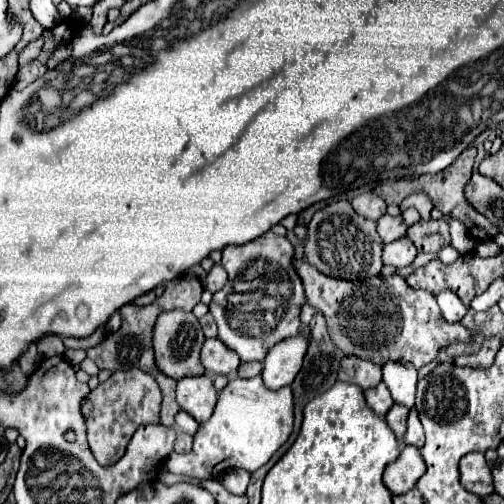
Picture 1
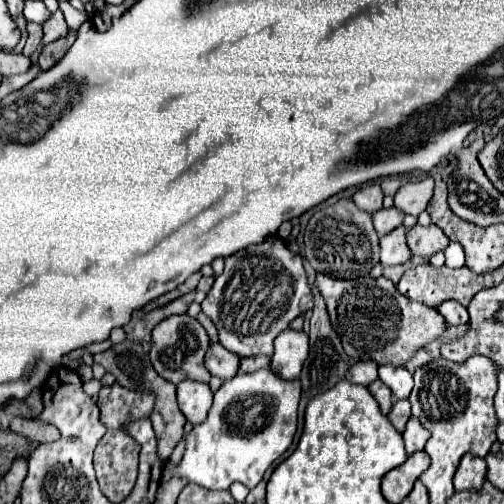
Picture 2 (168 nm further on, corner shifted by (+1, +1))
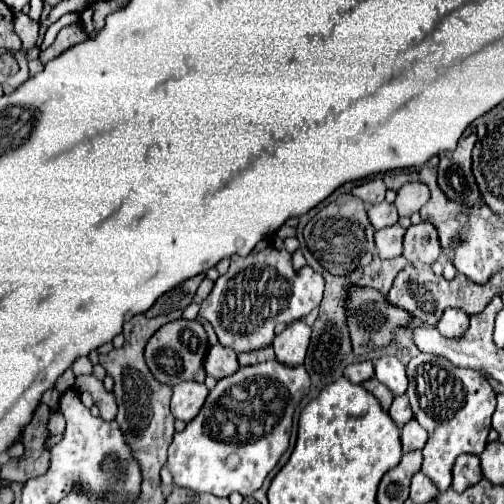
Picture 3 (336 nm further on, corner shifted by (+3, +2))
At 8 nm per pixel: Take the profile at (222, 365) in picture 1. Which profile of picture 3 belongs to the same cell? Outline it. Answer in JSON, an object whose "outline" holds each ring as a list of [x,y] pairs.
{"outline":[[[216,344],[208,350],[208,356],[204,360],[204,368],[206,368],[208,376],[214,376],[216,380],[232,376],[234,372],[238,372],[236,352],[230,348],[224,348],[222,344]]]}

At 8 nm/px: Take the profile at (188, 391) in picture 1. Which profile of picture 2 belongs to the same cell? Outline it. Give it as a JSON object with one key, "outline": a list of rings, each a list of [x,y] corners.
{"outline":[[[182,381],[176,391],[178,407],[184,413],[184,417],[196,425],[202,423],[208,415],[208,409],[212,405],[212,389],[208,383],[200,381]]]}

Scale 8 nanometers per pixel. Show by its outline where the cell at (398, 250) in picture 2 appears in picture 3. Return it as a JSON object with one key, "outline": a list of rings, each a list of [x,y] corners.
{"outline":[[[394,224],[390,228],[382,228],[376,230],[376,250],[378,256],[388,260],[388,258],[398,258],[402,256],[402,236],[404,236],[404,228],[400,224]]]}

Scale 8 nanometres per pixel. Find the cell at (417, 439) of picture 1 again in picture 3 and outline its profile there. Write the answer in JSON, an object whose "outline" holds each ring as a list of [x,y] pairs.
{"outline":[[[410,420],[404,428],[402,428],[402,450],[404,452],[412,452],[412,450],[422,450],[426,444],[426,430],[416,422]]]}

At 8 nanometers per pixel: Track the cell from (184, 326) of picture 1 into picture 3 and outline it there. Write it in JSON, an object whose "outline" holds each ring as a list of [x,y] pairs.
{"outline":[[[178,318],[174,322],[164,324],[156,334],[152,334],[152,338],[146,344],[146,364],[154,374],[154,378],[168,386],[176,386],[178,382],[184,382],[184,380],[204,382],[206,372],[202,362],[204,362],[206,350],[208,350],[208,338],[206,338],[204,326],[198,320]]]}

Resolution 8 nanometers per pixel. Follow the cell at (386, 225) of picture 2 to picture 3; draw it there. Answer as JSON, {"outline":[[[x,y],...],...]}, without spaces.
{"outline":[[[382,202],[382,204],[374,204],[368,208],[368,218],[372,222],[372,226],[376,230],[380,228],[388,228],[392,224],[398,222],[398,212],[394,208],[394,204],[388,204],[388,202]]]}

